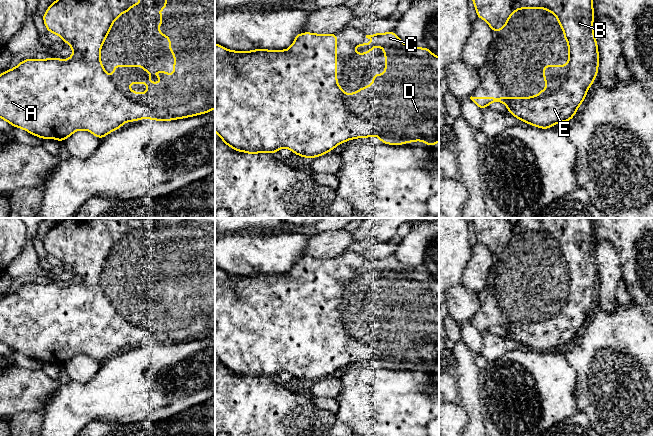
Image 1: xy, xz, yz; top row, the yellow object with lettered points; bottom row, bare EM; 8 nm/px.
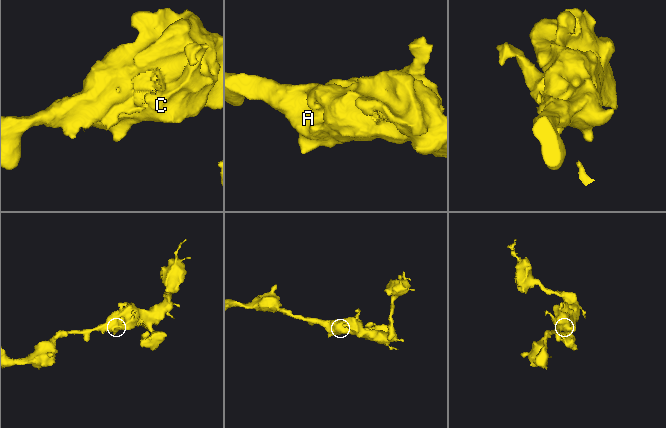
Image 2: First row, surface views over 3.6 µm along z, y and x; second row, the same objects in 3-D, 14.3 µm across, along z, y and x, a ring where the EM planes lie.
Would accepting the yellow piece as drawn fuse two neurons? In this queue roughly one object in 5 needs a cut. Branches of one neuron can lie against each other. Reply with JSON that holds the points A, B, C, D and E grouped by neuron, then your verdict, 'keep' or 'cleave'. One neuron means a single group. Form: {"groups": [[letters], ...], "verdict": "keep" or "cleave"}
{"groups": [["A", "B", "C", "D", "E"]], "verdict": "keep"}

